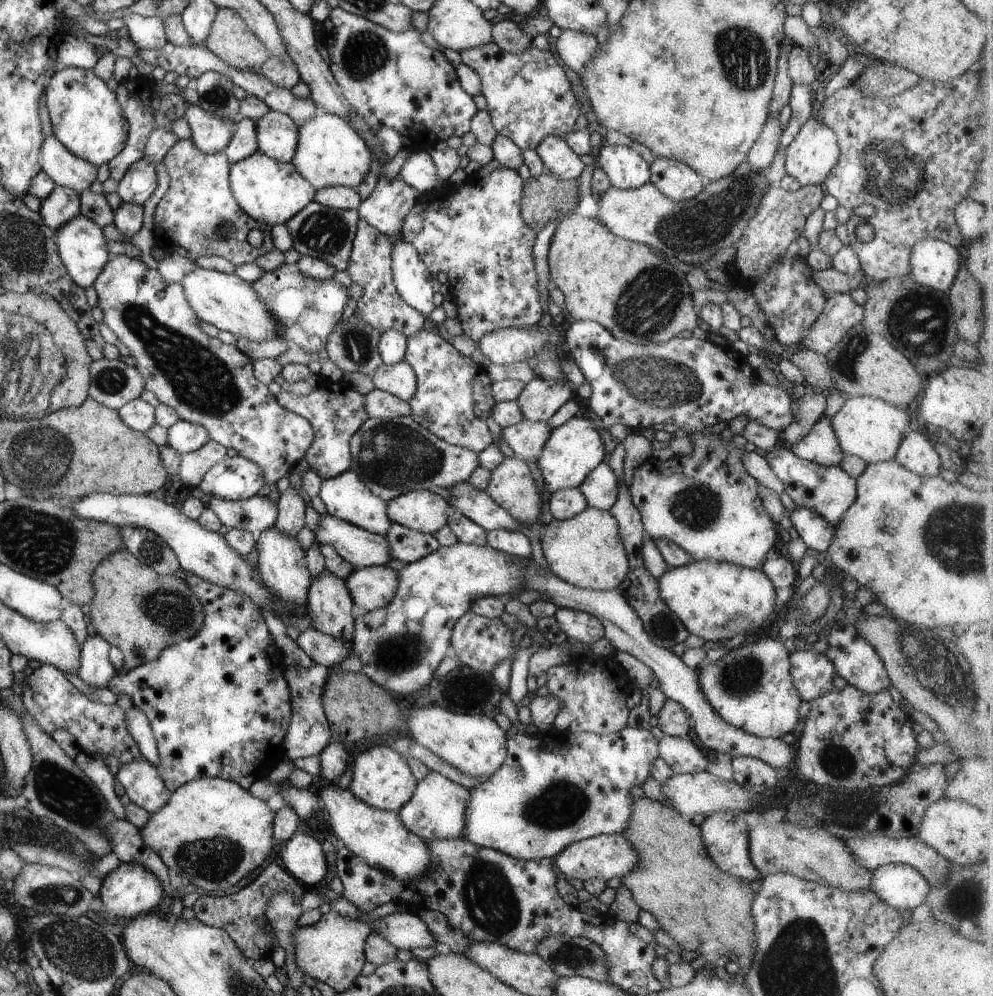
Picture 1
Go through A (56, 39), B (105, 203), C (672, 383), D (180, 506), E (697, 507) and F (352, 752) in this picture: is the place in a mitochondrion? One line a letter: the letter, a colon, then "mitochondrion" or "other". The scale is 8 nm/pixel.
A: other
B: other
C: mitochondrion
D: other
E: mitochondrion
F: other

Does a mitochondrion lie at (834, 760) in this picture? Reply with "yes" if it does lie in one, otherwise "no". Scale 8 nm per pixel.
yes

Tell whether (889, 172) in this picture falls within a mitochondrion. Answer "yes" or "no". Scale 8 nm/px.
yes

